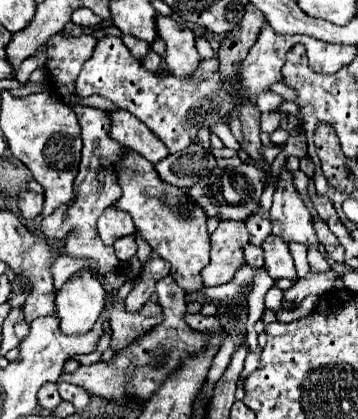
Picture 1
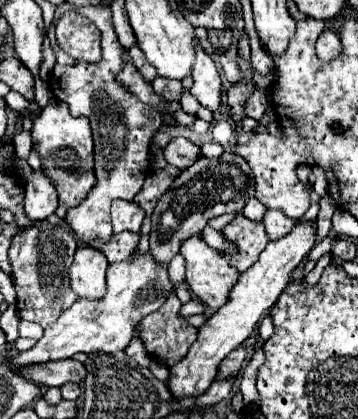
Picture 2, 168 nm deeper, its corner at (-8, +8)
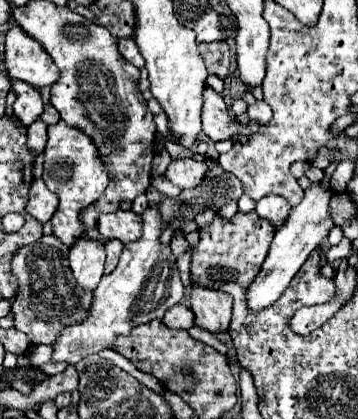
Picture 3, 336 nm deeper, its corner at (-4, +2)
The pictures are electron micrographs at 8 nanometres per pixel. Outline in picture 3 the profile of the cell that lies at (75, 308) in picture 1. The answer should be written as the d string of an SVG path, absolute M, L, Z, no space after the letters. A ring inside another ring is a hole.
M80 238L68 252L70 268L80 286L86 290L94 290L104 274L104 246L96 240Z

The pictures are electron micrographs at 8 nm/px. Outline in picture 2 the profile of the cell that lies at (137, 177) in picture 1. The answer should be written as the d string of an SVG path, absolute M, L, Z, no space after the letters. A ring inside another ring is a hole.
M194 234L188 240L184 240L180 246L180 254L186 260L186 282L192 288L192 292L210 308L220 308L224 300L228 300L228 292L232 290L232 286L238 282L240 274L236 272L236 268L230 266L230 262L220 250L210 248L204 242L202 234Z

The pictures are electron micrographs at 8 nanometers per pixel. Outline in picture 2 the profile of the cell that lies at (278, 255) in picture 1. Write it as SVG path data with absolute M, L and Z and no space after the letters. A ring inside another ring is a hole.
M268 210L264 216L264 226L266 226L266 234L270 240L280 240L284 238L292 228L294 228L294 220L284 216L284 212L272 212Z

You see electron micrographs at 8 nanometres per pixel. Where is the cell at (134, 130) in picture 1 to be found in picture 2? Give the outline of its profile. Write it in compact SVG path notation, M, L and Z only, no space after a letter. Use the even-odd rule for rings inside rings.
M172 138L168 142L168 146L164 148L164 158L168 164L176 166L176 168L188 168L196 156L198 156L200 148L196 144L192 144L186 138Z

